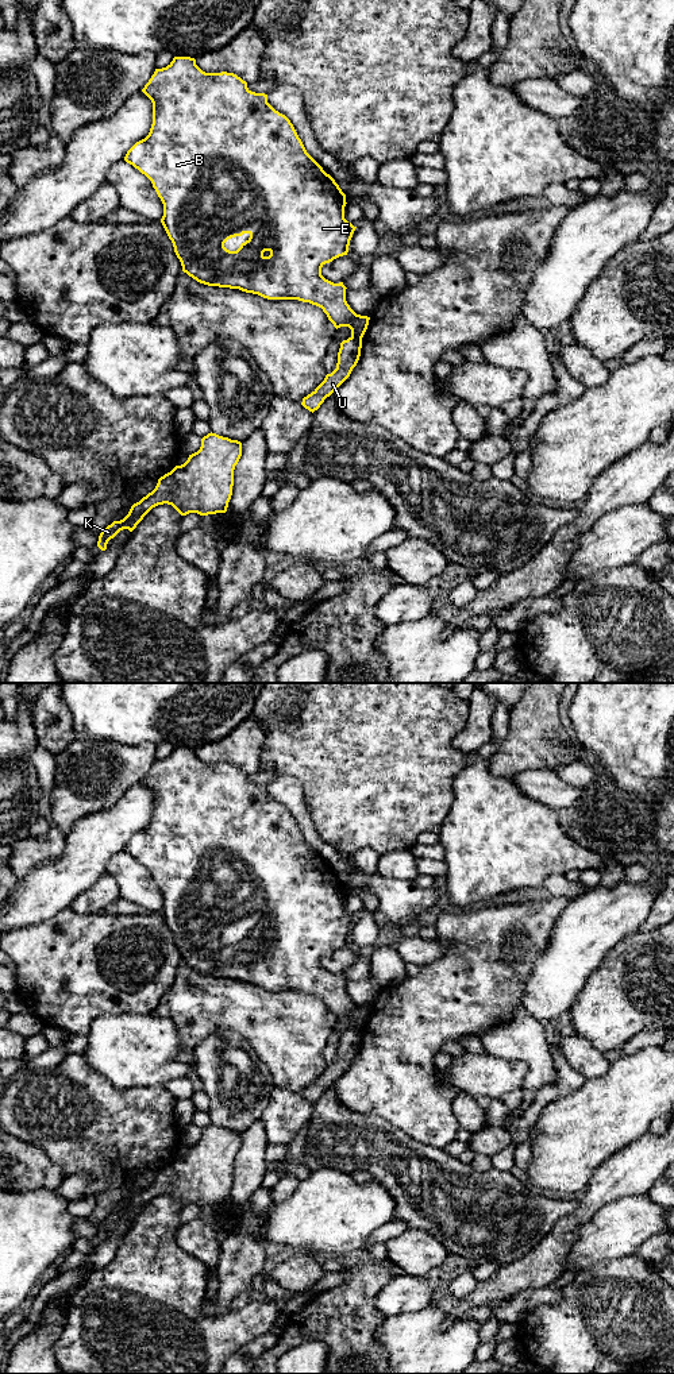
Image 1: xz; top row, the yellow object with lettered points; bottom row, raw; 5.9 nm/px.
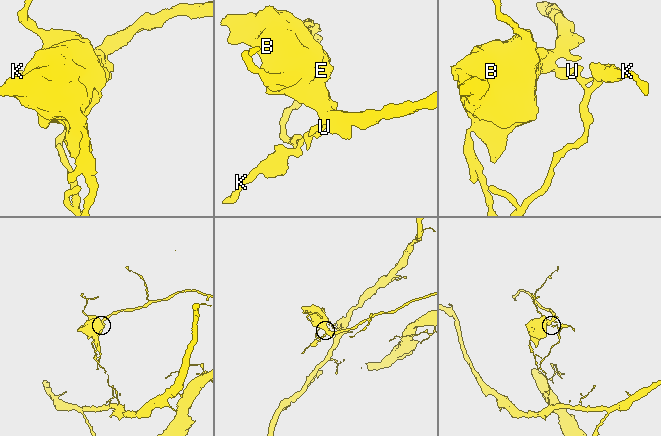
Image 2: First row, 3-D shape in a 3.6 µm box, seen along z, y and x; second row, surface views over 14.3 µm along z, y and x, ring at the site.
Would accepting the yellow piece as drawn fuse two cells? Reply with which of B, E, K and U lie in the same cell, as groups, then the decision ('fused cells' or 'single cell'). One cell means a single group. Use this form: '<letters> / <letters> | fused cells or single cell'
B E / K U | fused cells

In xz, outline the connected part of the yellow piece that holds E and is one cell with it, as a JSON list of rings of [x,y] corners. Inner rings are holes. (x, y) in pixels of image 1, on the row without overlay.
[[[174,748],[173,752],[162,760],[155,760],[154,765],[145,776],[142,783],[153,794],[153,815],[149,826],[136,833],[126,845],[124,852],[145,865],[153,875],[158,888],[163,895],[163,907],[161,914],[173,934],[174,943],[181,953],[182,962],[200,974],[208,977],[239,980],[246,984],[258,985],[267,991],[299,991],[309,993],[323,1000],[328,1011],[338,1020],[348,1018],[351,1028],[363,1028],[370,1008],[357,1006],[346,992],[346,977],[343,973],[334,974],[321,966],[321,958],[334,950],[347,946],[350,931],[357,918],[344,910],[346,885],[335,871],[327,865],[323,858],[307,844],[290,811],[276,802],[267,794],[267,786],[255,784],[247,779],[247,773],[234,764],[205,764],[190,748]],[[249,925],[250,929],[240,935],[236,942],[230,942],[224,934],[235,927]]]

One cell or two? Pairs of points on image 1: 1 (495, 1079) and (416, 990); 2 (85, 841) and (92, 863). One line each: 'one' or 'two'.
1: two
2: one

